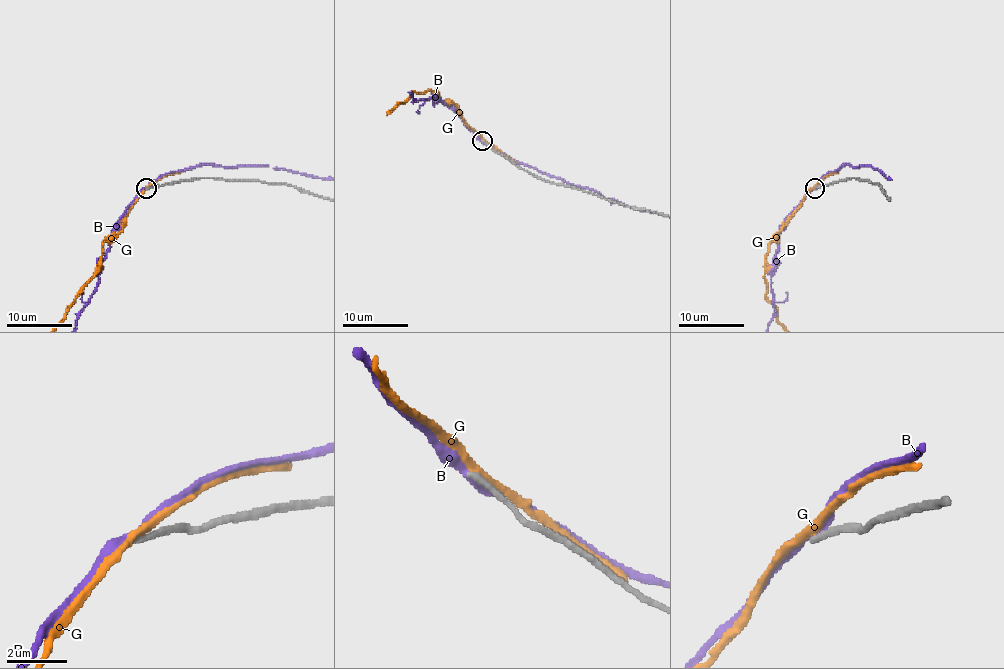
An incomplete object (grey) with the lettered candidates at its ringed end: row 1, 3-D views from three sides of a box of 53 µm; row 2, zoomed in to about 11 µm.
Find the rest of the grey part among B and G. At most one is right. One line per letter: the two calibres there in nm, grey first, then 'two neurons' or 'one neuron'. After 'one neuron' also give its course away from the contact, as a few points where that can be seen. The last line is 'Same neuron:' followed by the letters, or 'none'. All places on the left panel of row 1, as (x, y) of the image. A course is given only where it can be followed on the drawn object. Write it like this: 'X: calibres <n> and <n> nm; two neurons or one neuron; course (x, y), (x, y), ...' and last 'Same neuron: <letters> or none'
B: calibres 220 and 240 nm; two neurons
G: calibres 240 and 260 nm; two neurons
Same neuron: none

